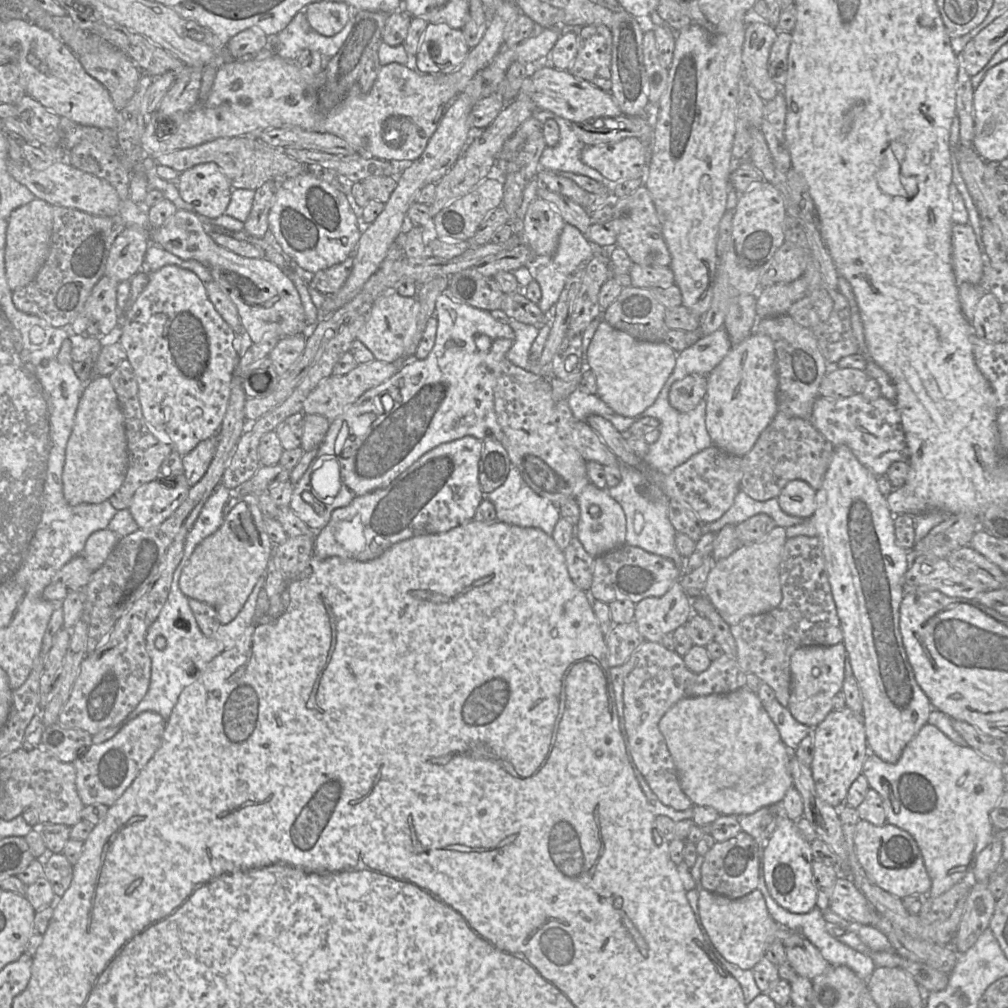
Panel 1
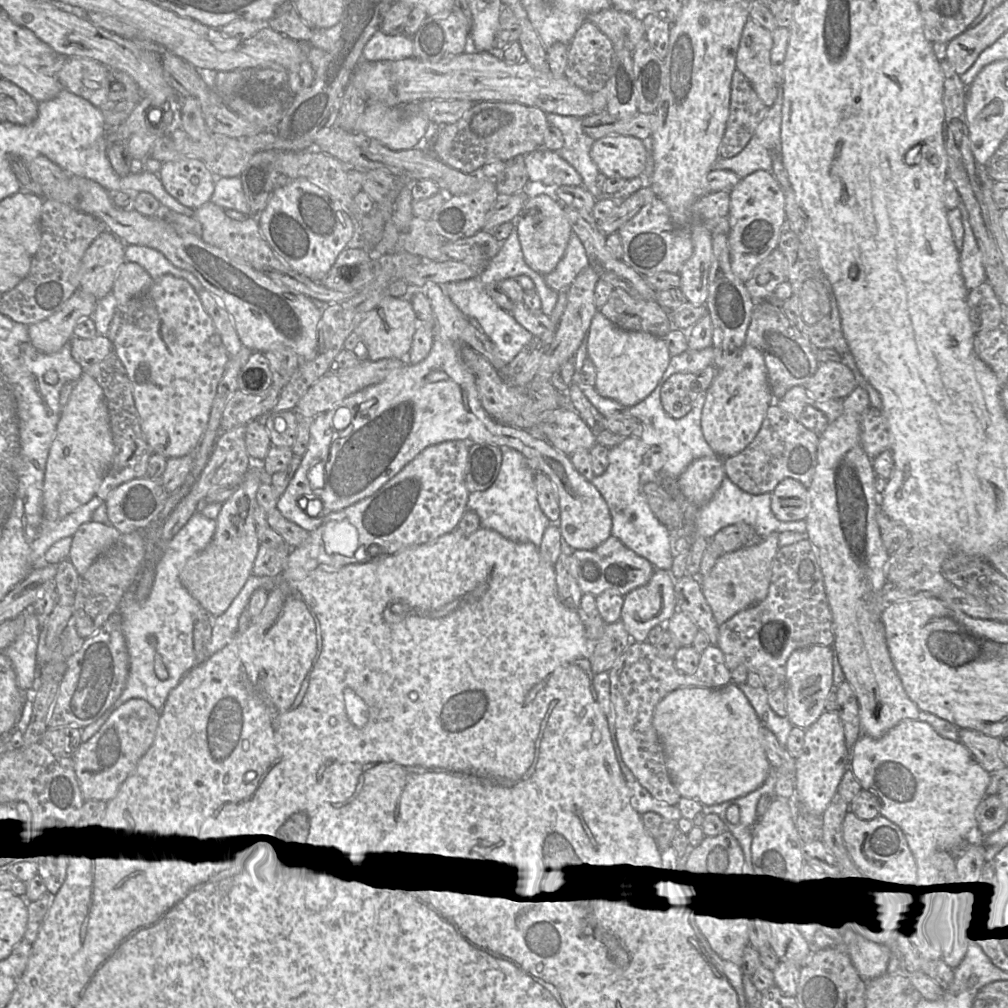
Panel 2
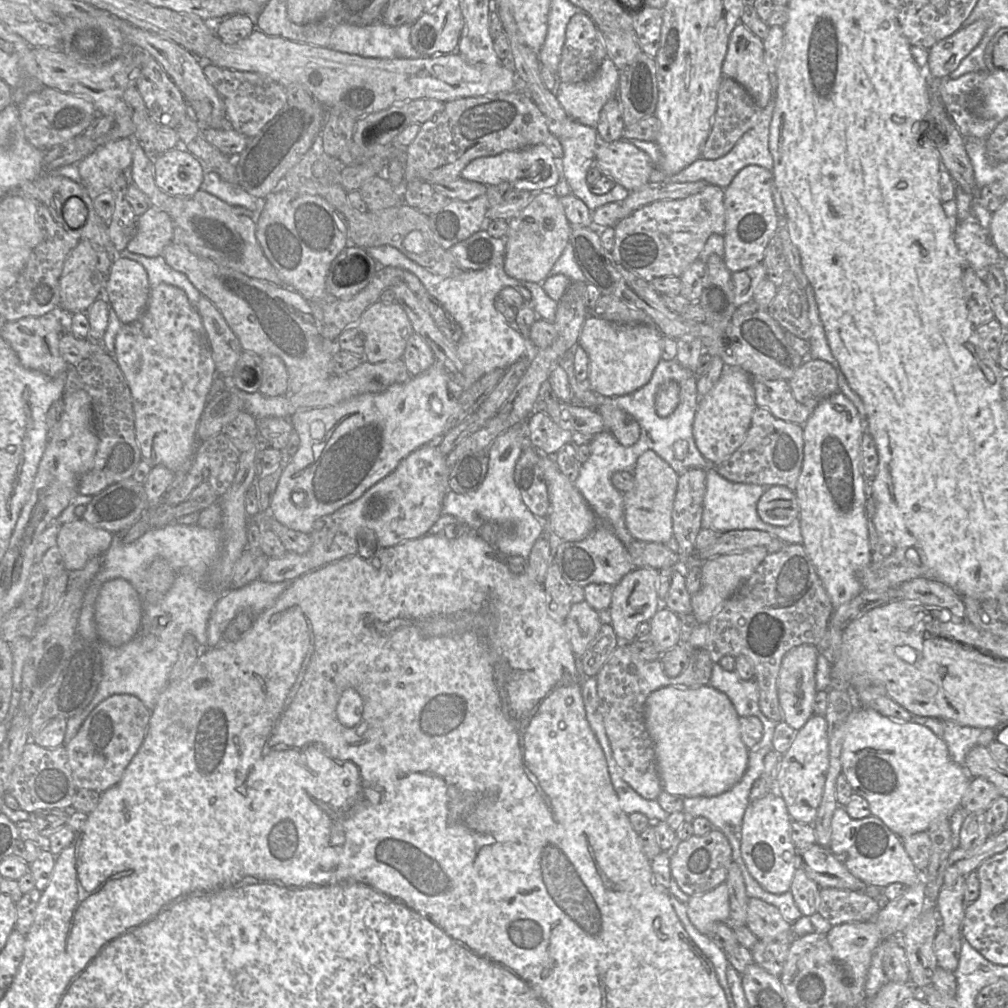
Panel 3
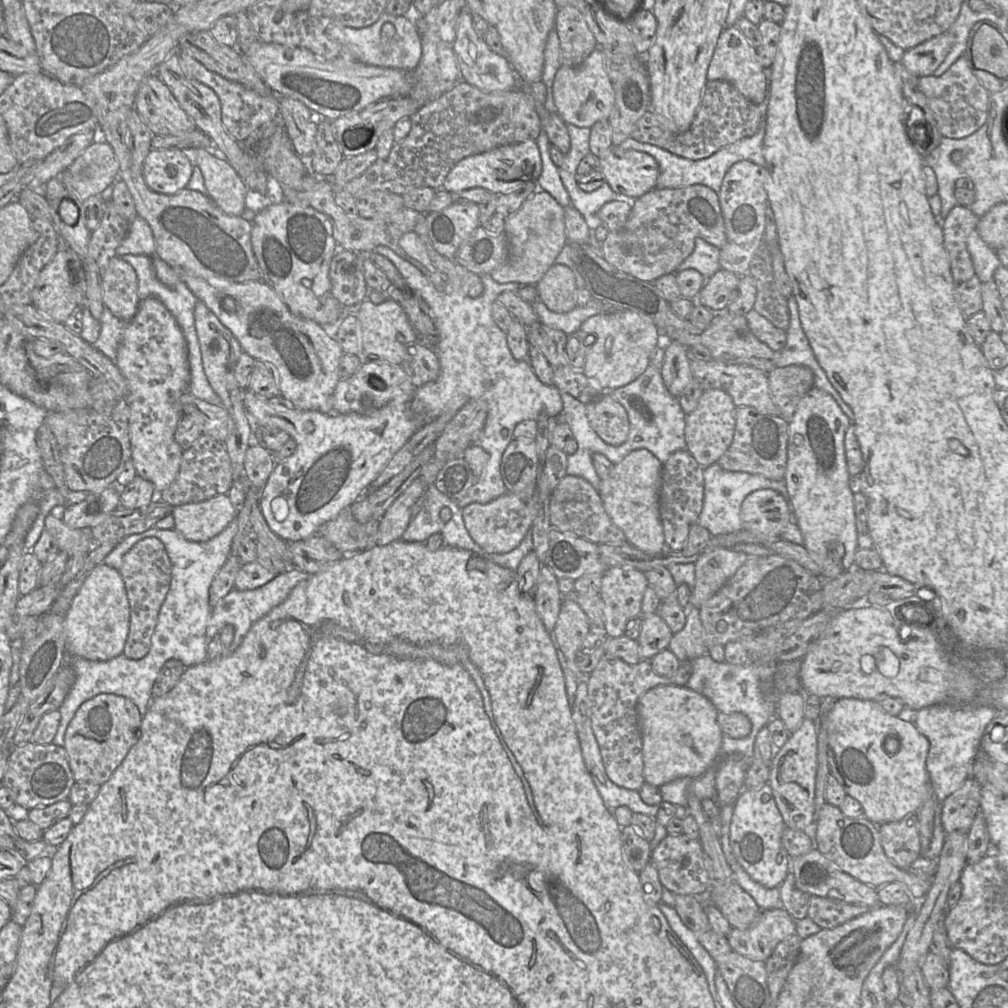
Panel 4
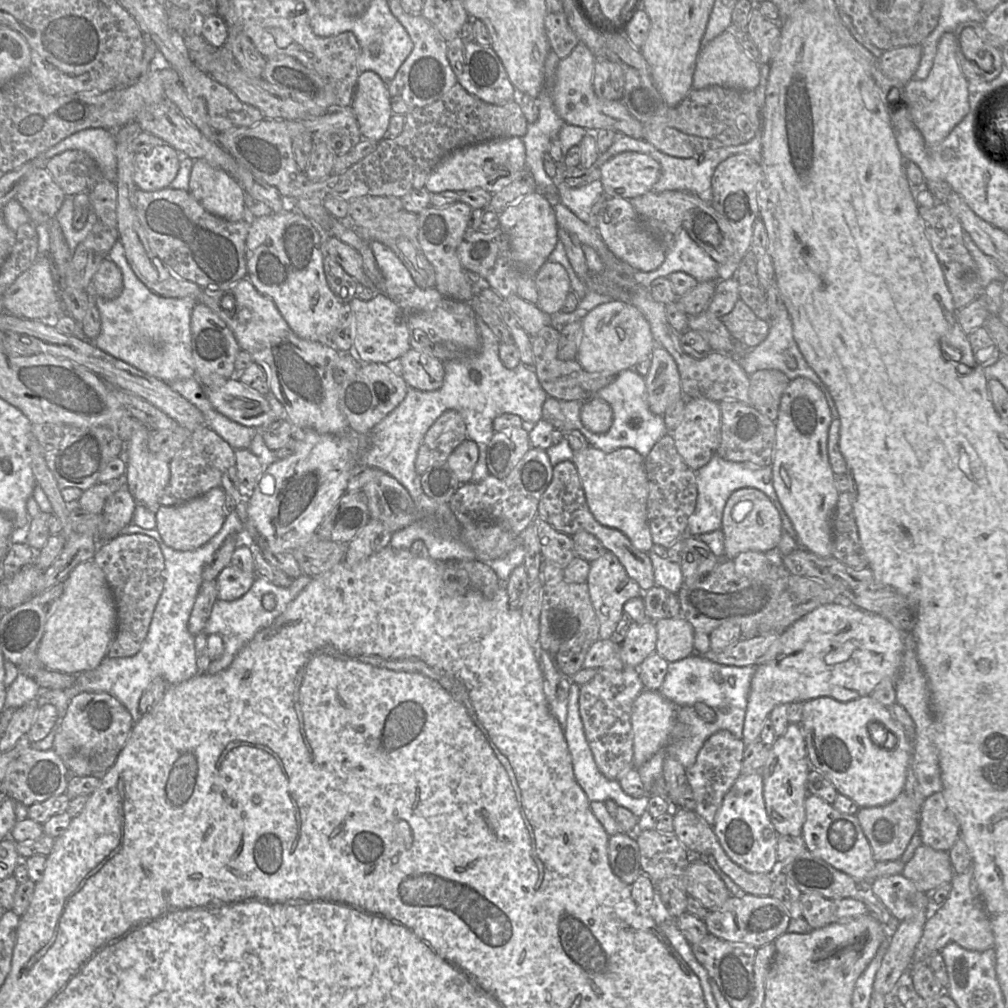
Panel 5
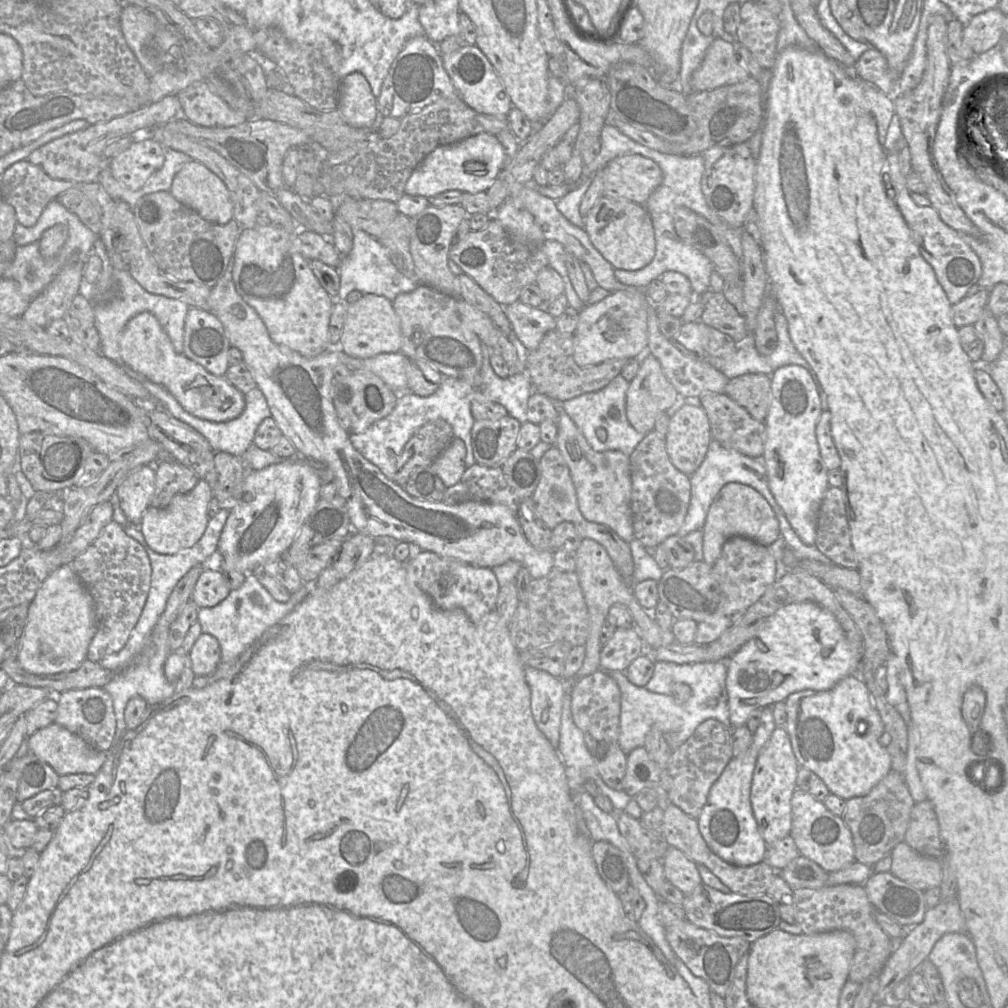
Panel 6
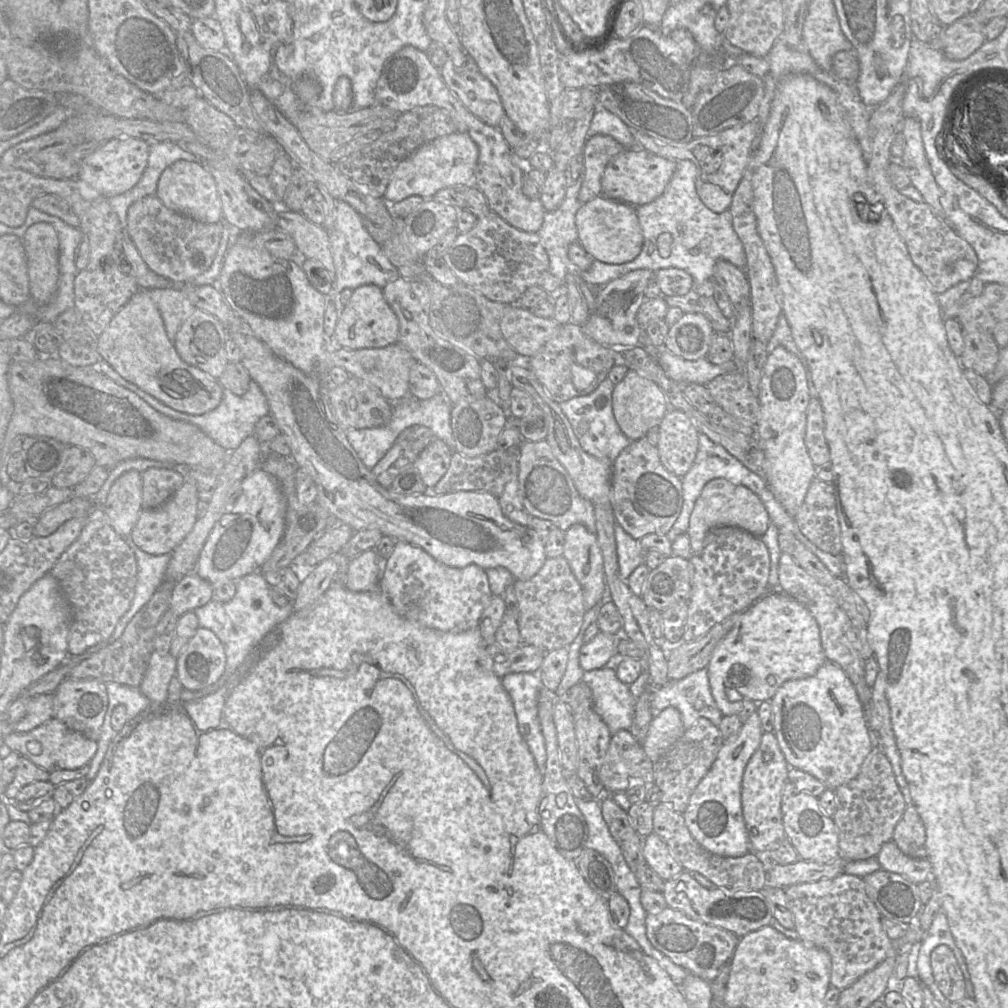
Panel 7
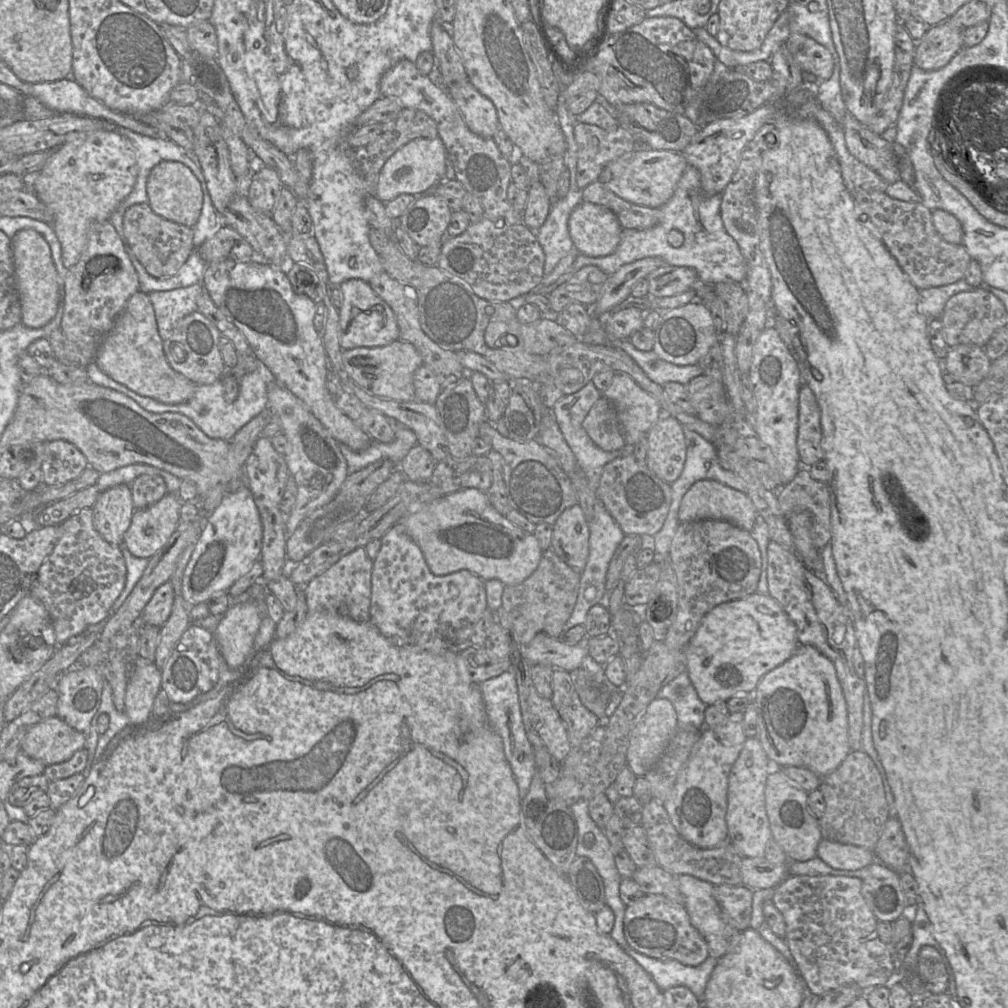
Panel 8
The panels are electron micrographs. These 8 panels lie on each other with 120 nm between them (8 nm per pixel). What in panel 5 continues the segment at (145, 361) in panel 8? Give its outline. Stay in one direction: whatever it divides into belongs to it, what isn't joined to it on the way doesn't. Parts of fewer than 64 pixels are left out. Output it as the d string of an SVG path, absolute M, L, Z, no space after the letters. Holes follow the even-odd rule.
M237 378L228 379L222 386L204 387L204 392L217 412L237 424L267 428L277 419L266 396Z

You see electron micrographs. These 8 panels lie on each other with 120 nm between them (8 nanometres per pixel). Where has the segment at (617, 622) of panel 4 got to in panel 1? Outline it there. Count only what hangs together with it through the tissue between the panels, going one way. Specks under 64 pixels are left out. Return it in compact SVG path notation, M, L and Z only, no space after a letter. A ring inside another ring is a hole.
M676 581L663 596L636 603L633 621L645 641L659 643L665 634L684 626L693 613L691 600Z

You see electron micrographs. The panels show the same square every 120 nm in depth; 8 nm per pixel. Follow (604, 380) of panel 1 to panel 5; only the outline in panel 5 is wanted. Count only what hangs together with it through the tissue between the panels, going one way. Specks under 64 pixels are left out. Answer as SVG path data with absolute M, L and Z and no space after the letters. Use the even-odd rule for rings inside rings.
M619 300L601 304L581 320L581 336L576 360L589 373L611 374L633 367L649 357L656 343L643 313L630 303Z

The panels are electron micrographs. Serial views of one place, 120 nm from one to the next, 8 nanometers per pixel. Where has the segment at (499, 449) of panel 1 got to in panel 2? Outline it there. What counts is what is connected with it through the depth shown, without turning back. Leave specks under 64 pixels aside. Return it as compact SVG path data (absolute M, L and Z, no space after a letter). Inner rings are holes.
M471 443L465 467L468 491L483 491L492 486L499 474L501 462L501 447L490 443Z

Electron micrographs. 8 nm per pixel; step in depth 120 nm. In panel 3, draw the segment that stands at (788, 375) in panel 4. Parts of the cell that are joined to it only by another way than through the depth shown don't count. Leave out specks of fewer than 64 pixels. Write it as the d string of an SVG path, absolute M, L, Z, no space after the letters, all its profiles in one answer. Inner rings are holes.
M824 360L803 362L788 384L796 401L811 409L839 392L838 373Z

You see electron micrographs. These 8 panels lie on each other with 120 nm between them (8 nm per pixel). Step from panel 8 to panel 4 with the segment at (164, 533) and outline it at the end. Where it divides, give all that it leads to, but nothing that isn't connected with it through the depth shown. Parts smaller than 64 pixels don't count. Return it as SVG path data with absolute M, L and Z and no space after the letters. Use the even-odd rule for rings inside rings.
M228 494L173 508L174 529L192 542L206 542L220 534L235 518Z

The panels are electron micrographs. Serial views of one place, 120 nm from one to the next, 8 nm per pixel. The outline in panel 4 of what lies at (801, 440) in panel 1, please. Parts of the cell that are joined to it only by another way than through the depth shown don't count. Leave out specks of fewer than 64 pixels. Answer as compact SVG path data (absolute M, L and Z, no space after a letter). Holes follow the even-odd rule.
M748 406L735 409L735 432L727 451L717 462L724 470L761 475L783 481L787 466L788 420L759 412Z

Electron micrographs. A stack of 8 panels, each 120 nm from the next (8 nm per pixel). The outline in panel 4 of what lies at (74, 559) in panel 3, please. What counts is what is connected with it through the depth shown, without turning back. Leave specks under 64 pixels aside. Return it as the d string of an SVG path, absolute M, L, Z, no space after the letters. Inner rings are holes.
M52 515L46 516L45 529L56 539L59 549L69 556L73 552L89 553L97 545L90 534L90 528L70 528Z

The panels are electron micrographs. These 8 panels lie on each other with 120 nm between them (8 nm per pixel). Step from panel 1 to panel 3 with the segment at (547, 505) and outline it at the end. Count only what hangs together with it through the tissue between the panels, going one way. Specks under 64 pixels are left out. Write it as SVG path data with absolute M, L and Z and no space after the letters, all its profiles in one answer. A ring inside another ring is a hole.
M526 421L517 423L497 436L488 447L488 471L481 486L474 492L458 494L449 491L443 500L443 514L428 534L437 534L448 524L465 523L475 532L483 522L495 522L506 526L508 532L499 537L494 547L505 555L527 558L535 542L545 533L546 519L535 516L525 505L514 481L515 465L523 449L531 445L527 437Z

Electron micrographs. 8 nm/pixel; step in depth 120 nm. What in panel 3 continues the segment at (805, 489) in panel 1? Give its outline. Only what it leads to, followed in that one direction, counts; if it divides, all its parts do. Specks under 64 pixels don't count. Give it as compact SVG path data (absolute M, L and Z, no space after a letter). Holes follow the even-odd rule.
M773 485L757 503L761 520L772 526L786 527L799 517L799 505L794 491Z

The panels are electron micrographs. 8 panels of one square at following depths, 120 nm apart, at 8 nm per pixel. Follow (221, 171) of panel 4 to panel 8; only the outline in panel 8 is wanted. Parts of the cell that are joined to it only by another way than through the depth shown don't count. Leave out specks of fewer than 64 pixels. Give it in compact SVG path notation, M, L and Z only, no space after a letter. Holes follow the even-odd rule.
M163 161L157 164L147 178L148 204L157 215L193 227L199 219L204 194L202 186L190 168L176 161Z

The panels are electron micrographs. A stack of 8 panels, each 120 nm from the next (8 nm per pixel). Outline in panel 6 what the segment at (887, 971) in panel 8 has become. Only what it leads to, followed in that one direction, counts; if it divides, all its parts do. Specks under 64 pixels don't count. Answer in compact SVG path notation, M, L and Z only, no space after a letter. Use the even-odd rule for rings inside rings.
M863 884L827 885L819 889L799 888L793 890L796 924L800 925L802 934L815 934L834 930L845 930L855 938L855 952L851 961L848 980L862 984L870 976L876 974L884 965L894 948L894 941L883 931L875 918L875 908L872 905Z

